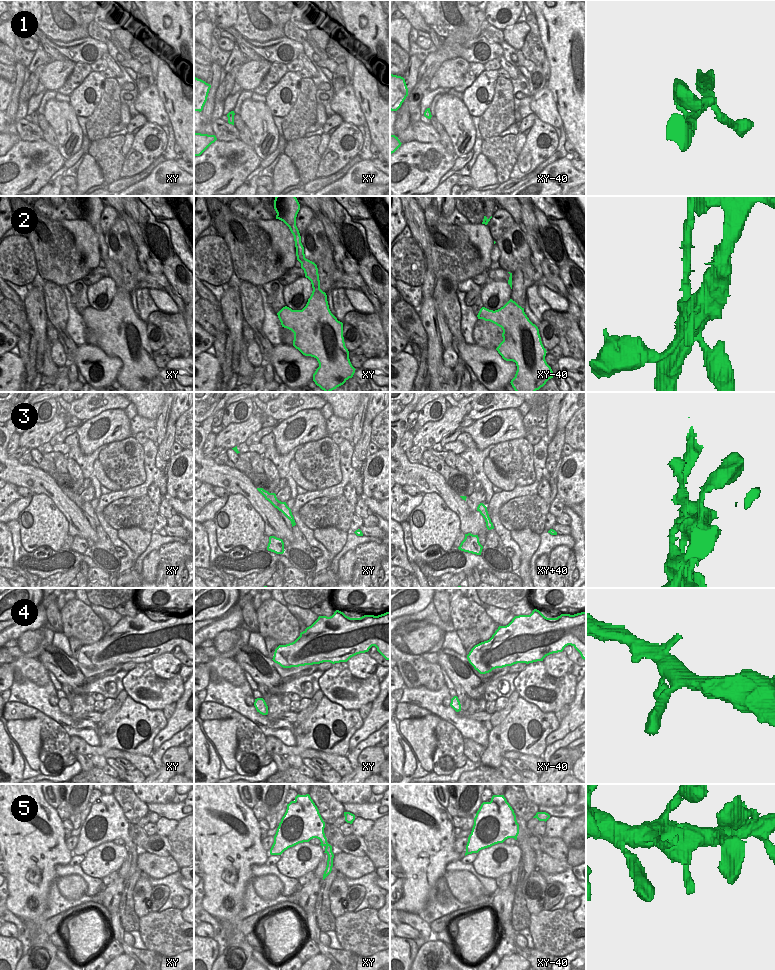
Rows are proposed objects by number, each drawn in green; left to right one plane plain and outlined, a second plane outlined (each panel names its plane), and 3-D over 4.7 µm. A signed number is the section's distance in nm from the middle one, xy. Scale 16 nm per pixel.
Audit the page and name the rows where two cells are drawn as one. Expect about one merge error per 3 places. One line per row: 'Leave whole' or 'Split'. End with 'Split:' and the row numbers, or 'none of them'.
1: Leave whole
2: Split
3: Leave whole
4: Leave whole
5: Leave whole
Split: 2.

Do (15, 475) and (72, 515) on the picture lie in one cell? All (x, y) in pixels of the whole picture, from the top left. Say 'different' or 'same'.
same

